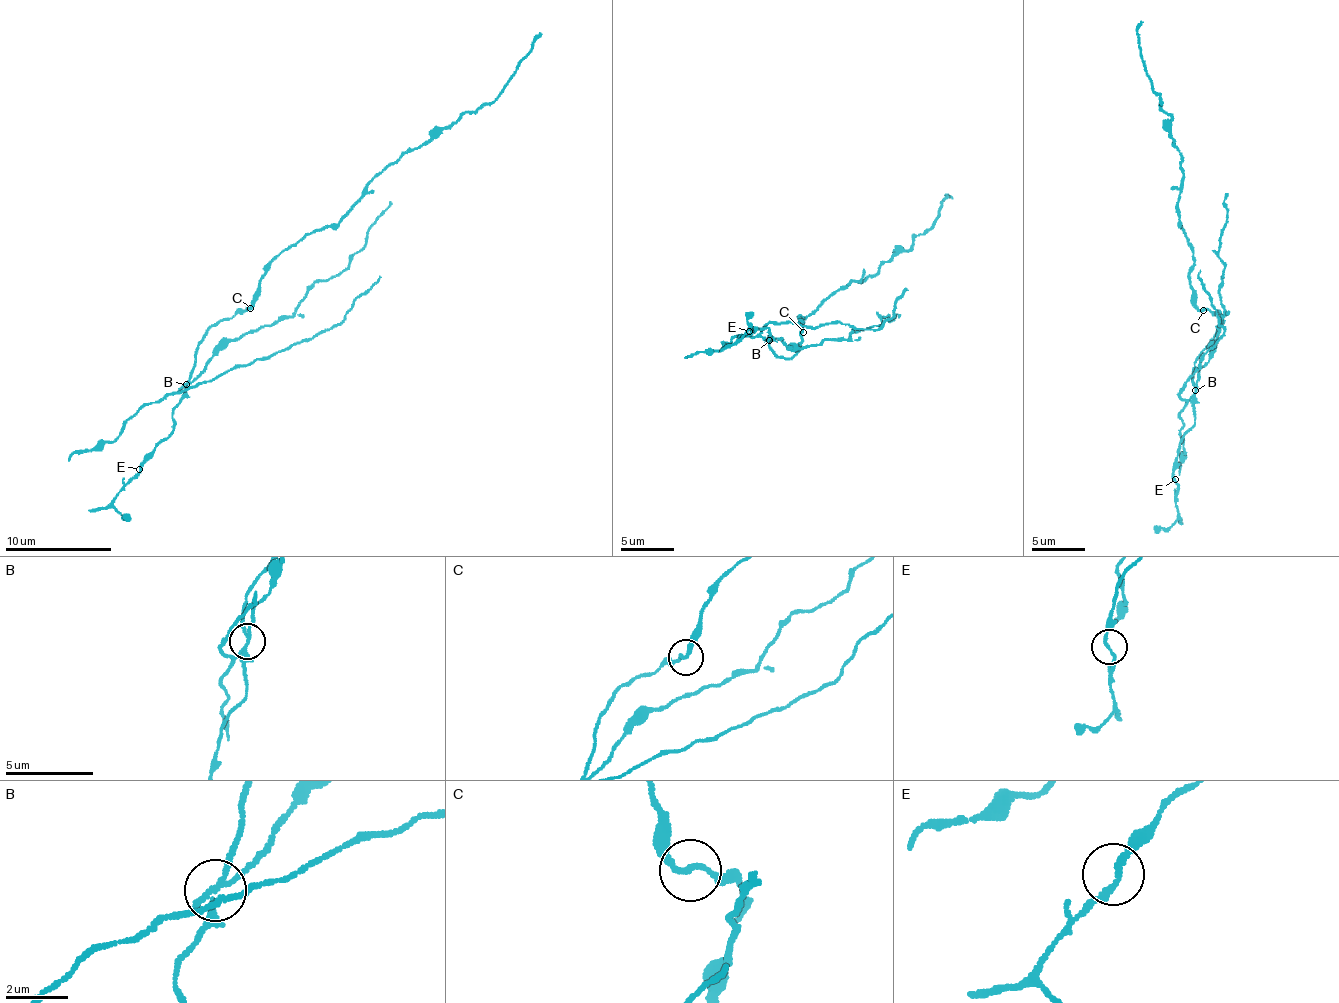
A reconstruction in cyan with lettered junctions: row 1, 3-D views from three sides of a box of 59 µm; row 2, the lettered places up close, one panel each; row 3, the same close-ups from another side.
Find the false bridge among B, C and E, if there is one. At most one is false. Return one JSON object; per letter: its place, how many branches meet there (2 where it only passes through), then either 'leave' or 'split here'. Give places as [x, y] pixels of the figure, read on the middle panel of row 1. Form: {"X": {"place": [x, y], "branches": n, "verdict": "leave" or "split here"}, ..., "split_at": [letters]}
{"B": {"place": [769, 340], "branches": 5, "verdict": "split here"}, "C": {"place": [803, 332], "branches": 2, "verdict": "leave"}, "E": {"place": [749, 331], "branches": 2, "verdict": "leave"}, "split_at": ["B"]}

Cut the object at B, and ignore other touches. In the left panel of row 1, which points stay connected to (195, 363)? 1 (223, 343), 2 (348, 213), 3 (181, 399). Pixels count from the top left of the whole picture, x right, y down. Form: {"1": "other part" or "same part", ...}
{"1": "other part", "2": "same part", "3": "same part"}

